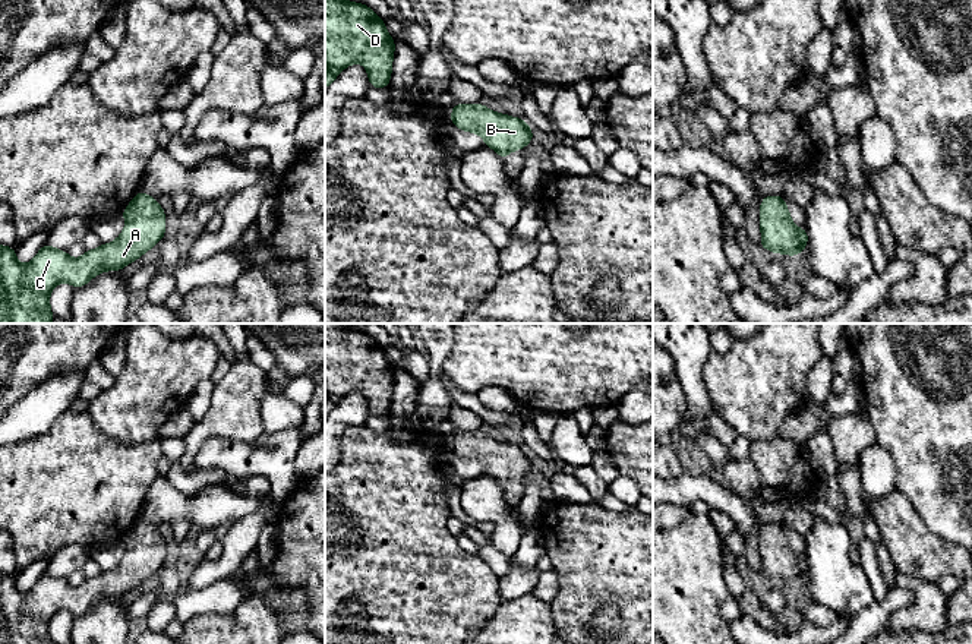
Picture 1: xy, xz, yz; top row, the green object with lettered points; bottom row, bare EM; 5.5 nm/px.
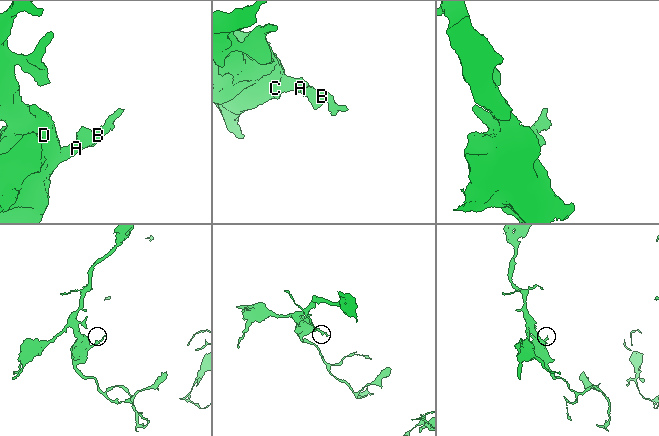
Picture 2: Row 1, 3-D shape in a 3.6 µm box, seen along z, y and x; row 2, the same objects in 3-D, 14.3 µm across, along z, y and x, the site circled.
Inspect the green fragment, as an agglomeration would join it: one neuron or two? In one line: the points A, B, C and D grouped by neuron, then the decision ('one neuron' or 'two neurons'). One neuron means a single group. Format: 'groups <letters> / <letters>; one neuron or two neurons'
groups A B C D; one neuron

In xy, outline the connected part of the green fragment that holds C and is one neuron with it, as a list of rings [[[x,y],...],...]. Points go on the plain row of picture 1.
[[[138,518],[122,539],[126,550],[122,562],[107,572],[85,578],[78,587],[72,587],[67,578],[44,571],[34,587],[28,593],[22,593],[16,587],[13,575],[0,572],[0,644],[54,644],[50,635],[50,622],[57,612],[67,610],[73,616],[81,616],[98,602],[123,599],[165,565],[165,542],[154,524]]]

